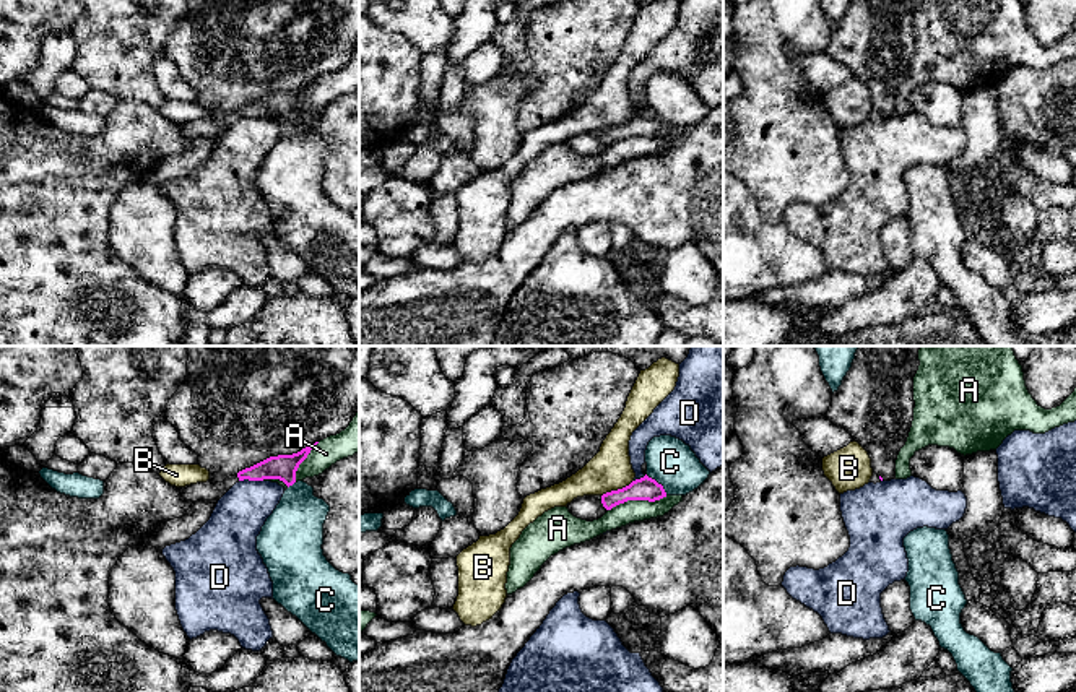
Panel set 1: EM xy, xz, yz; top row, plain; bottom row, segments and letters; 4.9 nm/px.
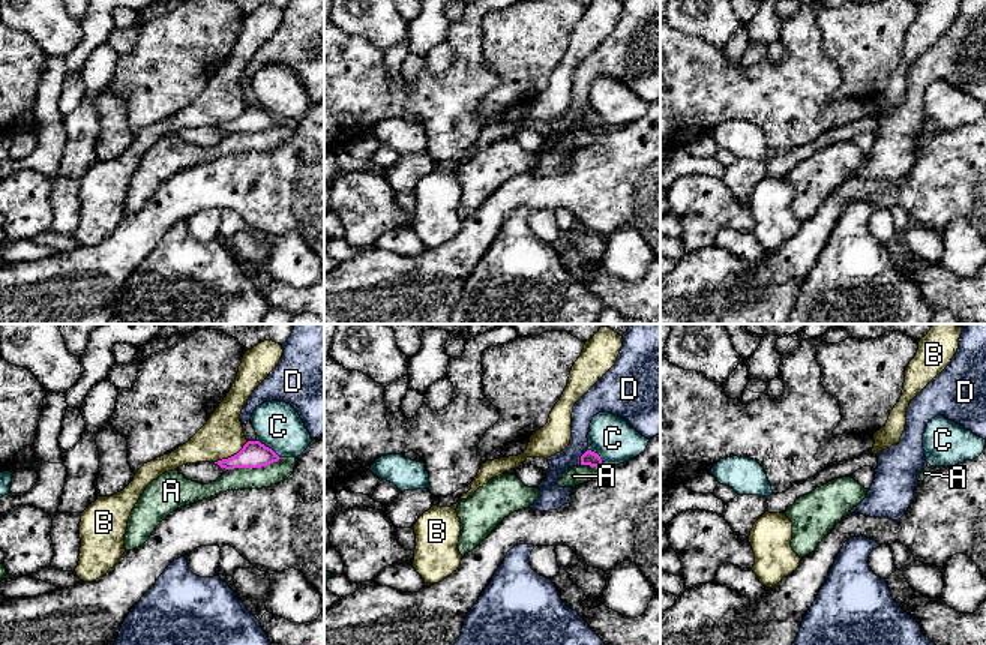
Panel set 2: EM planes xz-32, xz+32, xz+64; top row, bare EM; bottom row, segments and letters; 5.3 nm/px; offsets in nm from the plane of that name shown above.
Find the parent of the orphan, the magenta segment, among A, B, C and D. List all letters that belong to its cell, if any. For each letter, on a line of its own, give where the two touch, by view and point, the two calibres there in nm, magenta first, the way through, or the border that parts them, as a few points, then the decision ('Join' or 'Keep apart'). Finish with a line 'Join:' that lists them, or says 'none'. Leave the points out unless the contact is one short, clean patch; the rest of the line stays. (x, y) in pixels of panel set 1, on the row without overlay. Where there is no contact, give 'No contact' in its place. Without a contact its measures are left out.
A: Touches magenta at xz (637, 135). Thickness 120 nm (magenta) against 110 nm. Boundary: xz (667, 132), (657, 137), (624, 137), (608, 147). Keep apart
B: Touches magenta at xz (618, 125). Thickness 120 nm (magenta) against 200 nm. Boundary: xz (633, 116), (602, 132). Keep apart
C: Touches magenta at xz (657, 119). Thickness 120 nm (magenta) against 240 nm. Boundary: xz (646, 111), (654, 114), (667, 130). Keep apart
D: Touches magenta at xy (251, 116). Thickness 130 nm (magenta) against 260 nm. Boundary: xy (262, 116), (239, 117). Keep apart
Join: none

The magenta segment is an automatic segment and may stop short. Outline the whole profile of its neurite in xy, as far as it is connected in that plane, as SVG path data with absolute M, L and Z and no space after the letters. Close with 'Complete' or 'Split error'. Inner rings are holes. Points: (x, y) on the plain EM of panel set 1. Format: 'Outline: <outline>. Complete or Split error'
Outline: M310 80L293 91L278 91L270 93L250 104L239 107L234 112L226 114L223 119L197 119L185 123L180 123L180 130L184 135L197 138L197 136L219 136L236 119L249 115L249 117L263 117L263 115L280 115L288 123L296 119L296 107L299 101L307 94L310 86L317 81Z. Split error

